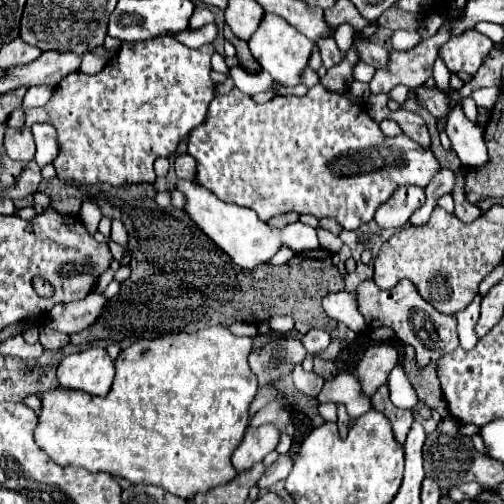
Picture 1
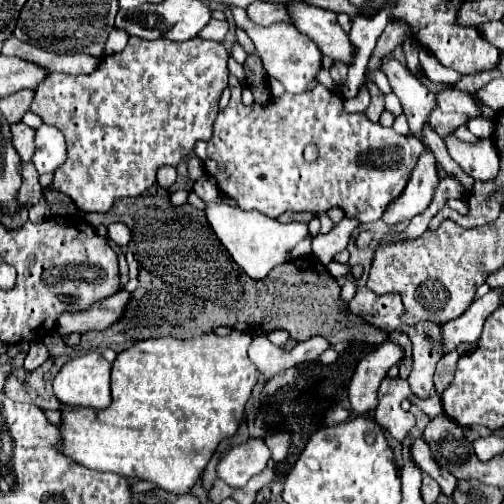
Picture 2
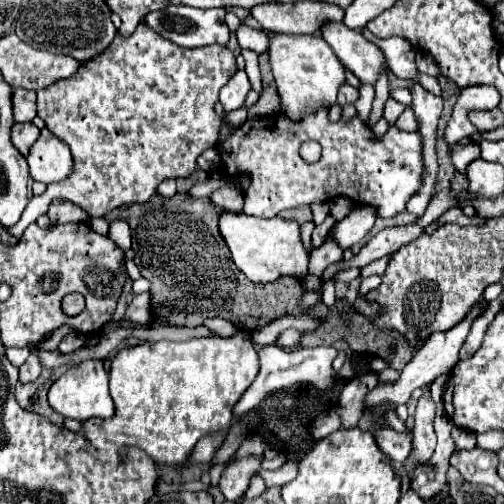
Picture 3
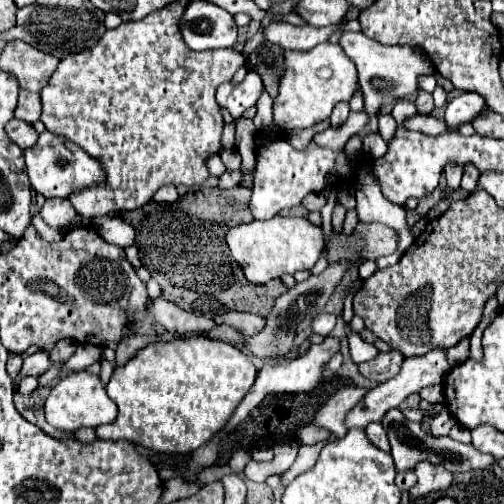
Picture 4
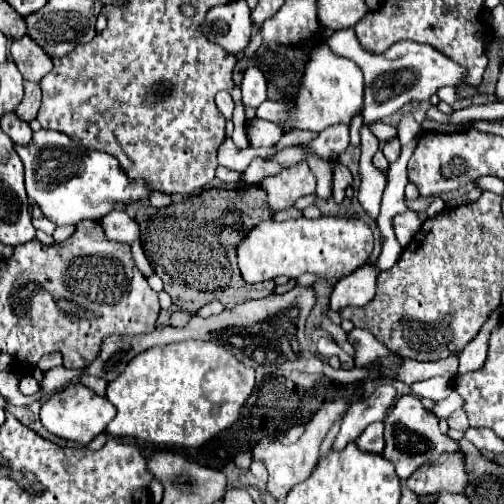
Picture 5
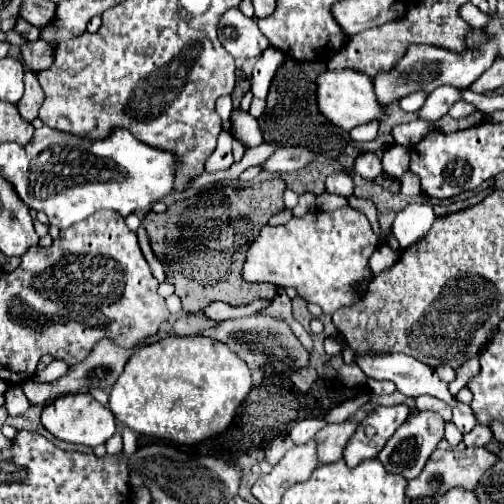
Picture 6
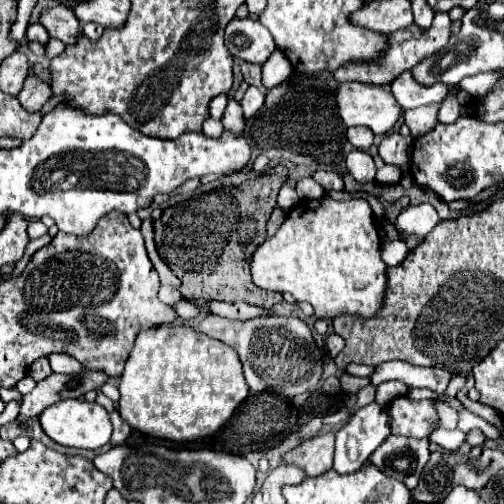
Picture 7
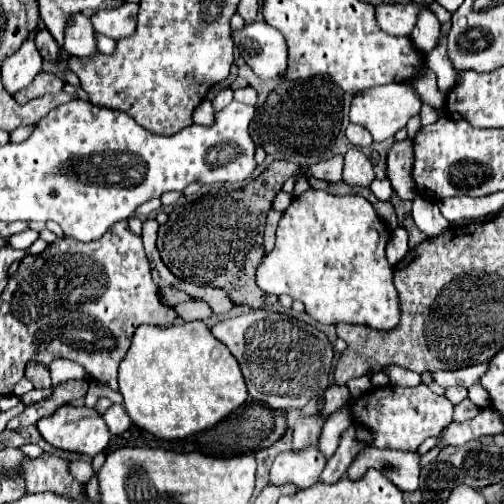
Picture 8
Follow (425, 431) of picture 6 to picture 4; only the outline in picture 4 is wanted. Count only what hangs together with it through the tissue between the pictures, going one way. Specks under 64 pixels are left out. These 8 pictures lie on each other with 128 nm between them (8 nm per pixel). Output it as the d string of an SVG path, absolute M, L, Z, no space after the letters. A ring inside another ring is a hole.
M392 408L386 412L382 426L388 434L390 440L390 448L392 448L392 458L396 462L398 472L404 470L414 470L418 462L428 460L430 464L436 466L444 466L450 472L468 472L468 470L480 470L480 468L490 468L496 460L488 454L478 452L476 448L472 448L472 444L462 444L452 440L450 436L434 436L430 432L424 432L422 426L418 422L412 422L408 418L404 418L404 414L398 408Z

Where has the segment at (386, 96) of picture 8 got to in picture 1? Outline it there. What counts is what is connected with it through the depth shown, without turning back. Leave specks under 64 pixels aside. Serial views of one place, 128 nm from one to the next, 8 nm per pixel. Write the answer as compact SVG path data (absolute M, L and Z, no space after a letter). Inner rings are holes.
M276 14L264 16L260 28L248 40L248 46L252 50L252 56L260 62L262 70L266 70L274 80L278 80L284 86L300 84L300 76L302 76L304 68L308 66L310 54L314 50L314 44L306 36L302 36L296 28L292 28L284 18L280 18Z

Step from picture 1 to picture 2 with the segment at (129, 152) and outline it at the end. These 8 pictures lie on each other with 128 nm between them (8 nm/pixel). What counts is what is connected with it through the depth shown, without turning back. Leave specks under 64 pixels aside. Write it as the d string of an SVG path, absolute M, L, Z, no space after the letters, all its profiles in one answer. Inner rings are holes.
M132 36L128 40L128 46L122 52L116 54L108 54L100 60L100 64L96 66L96 70L92 74L86 76L70 76L70 74L48 74L48 78L44 78L40 82L40 88L36 88L34 92L34 102L32 102L32 112L38 114L42 118L44 124L56 126L68 144L68 160L62 164L62 168L58 168L54 172L54 180L50 184L52 190L58 190L66 196L72 198L72 202L78 206L78 210L82 214L88 212L108 212L116 200L120 198L136 198L142 192L146 192L152 184L156 184L156 172L160 166L178 166L182 158L190 156L194 152L194 146L198 140L208 140L212 136L212 124L216 120L218 114L218 100L224 92L224 88L228 86L228 52L220 42L210 42L210 40L188 40L188 42L172 42L172 40L140 40L136 36Z

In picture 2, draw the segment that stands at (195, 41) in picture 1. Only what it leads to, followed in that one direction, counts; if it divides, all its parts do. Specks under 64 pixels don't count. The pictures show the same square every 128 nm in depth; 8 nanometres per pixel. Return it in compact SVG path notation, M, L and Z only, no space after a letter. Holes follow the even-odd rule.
M212 20L202 32L200 32L200 38L206 38L206 40L222 40L228 32L228 22L220 22L220 20Z

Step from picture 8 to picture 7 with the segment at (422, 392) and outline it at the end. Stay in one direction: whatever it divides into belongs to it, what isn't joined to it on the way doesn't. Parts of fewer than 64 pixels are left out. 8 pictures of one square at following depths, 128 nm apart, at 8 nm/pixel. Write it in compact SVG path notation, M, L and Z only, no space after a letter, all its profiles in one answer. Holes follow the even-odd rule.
M398 396L388 404L390 428L396 436L424 438L438 428L440 418L432 400L412 400L410 396Z

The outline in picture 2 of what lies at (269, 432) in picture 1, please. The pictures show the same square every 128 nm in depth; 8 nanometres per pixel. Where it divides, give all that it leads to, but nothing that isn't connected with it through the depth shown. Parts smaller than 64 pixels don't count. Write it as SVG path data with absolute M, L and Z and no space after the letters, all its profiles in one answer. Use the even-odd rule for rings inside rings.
M248 440L246 444L234 446L216 466L218 478L230 488L244 488L244 484L260 474L270 460L270 450L262 440Z

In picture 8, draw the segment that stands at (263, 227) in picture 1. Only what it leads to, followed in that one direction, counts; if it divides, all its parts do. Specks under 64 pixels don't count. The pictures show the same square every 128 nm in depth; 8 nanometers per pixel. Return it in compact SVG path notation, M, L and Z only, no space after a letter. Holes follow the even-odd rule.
M306 190L294 196L290 206L282 212L276 230L276 246L264 256L256 284L266 294L288 294L306 306L306 314L320 324L364 324L376 330L392 330L400 322L398 292L392 282L392 266L385 256L385 247L391 237L389 228L378 218L374 206L362 196L334 196L324 190Z

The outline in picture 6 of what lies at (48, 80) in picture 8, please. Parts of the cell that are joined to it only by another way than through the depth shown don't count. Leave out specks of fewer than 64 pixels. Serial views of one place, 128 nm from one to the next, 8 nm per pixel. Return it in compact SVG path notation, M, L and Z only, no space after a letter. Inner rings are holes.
M26 72L24 74L24 84L26 84L26 92L20 98L20 102L16 104L20 110L20 116L28 122L32 122L38 116L38 110L44 102L44 90L38 84L38 76L34 72Z

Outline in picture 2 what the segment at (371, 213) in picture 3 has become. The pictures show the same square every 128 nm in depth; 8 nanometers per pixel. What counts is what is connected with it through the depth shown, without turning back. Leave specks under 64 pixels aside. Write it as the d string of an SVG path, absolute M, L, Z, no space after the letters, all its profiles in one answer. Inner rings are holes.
M342 218L338 224L332 226L332 230L328 234L318 234L314 240L312 240L312 252L314 256L326 266L328 262L332 262L334 254L342 252L348 242L350 242L350 236L354 234L354 230L360 226L358 220L348 220L348 218Z

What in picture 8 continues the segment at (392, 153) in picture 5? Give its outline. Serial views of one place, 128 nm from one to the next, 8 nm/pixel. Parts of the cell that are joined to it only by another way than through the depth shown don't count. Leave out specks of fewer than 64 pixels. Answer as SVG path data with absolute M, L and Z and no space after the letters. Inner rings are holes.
M384 178L384 180L374 180L374 182L370 184L370 190L374 192L374 196L376 196L378 200L384 200L384 202L388 202L390 196L392 196L392 192L394 192L388 178Z

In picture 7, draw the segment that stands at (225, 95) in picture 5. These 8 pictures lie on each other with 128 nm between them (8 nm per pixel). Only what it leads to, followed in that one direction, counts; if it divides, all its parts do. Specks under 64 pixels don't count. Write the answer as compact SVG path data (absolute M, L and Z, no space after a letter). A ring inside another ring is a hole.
M222 94L222 96L216 96L216 98L212 100L212 104L210 104L210 116L212 116L214 120L220 120L224 108L226 108L226 96L224 96L224 94Z

